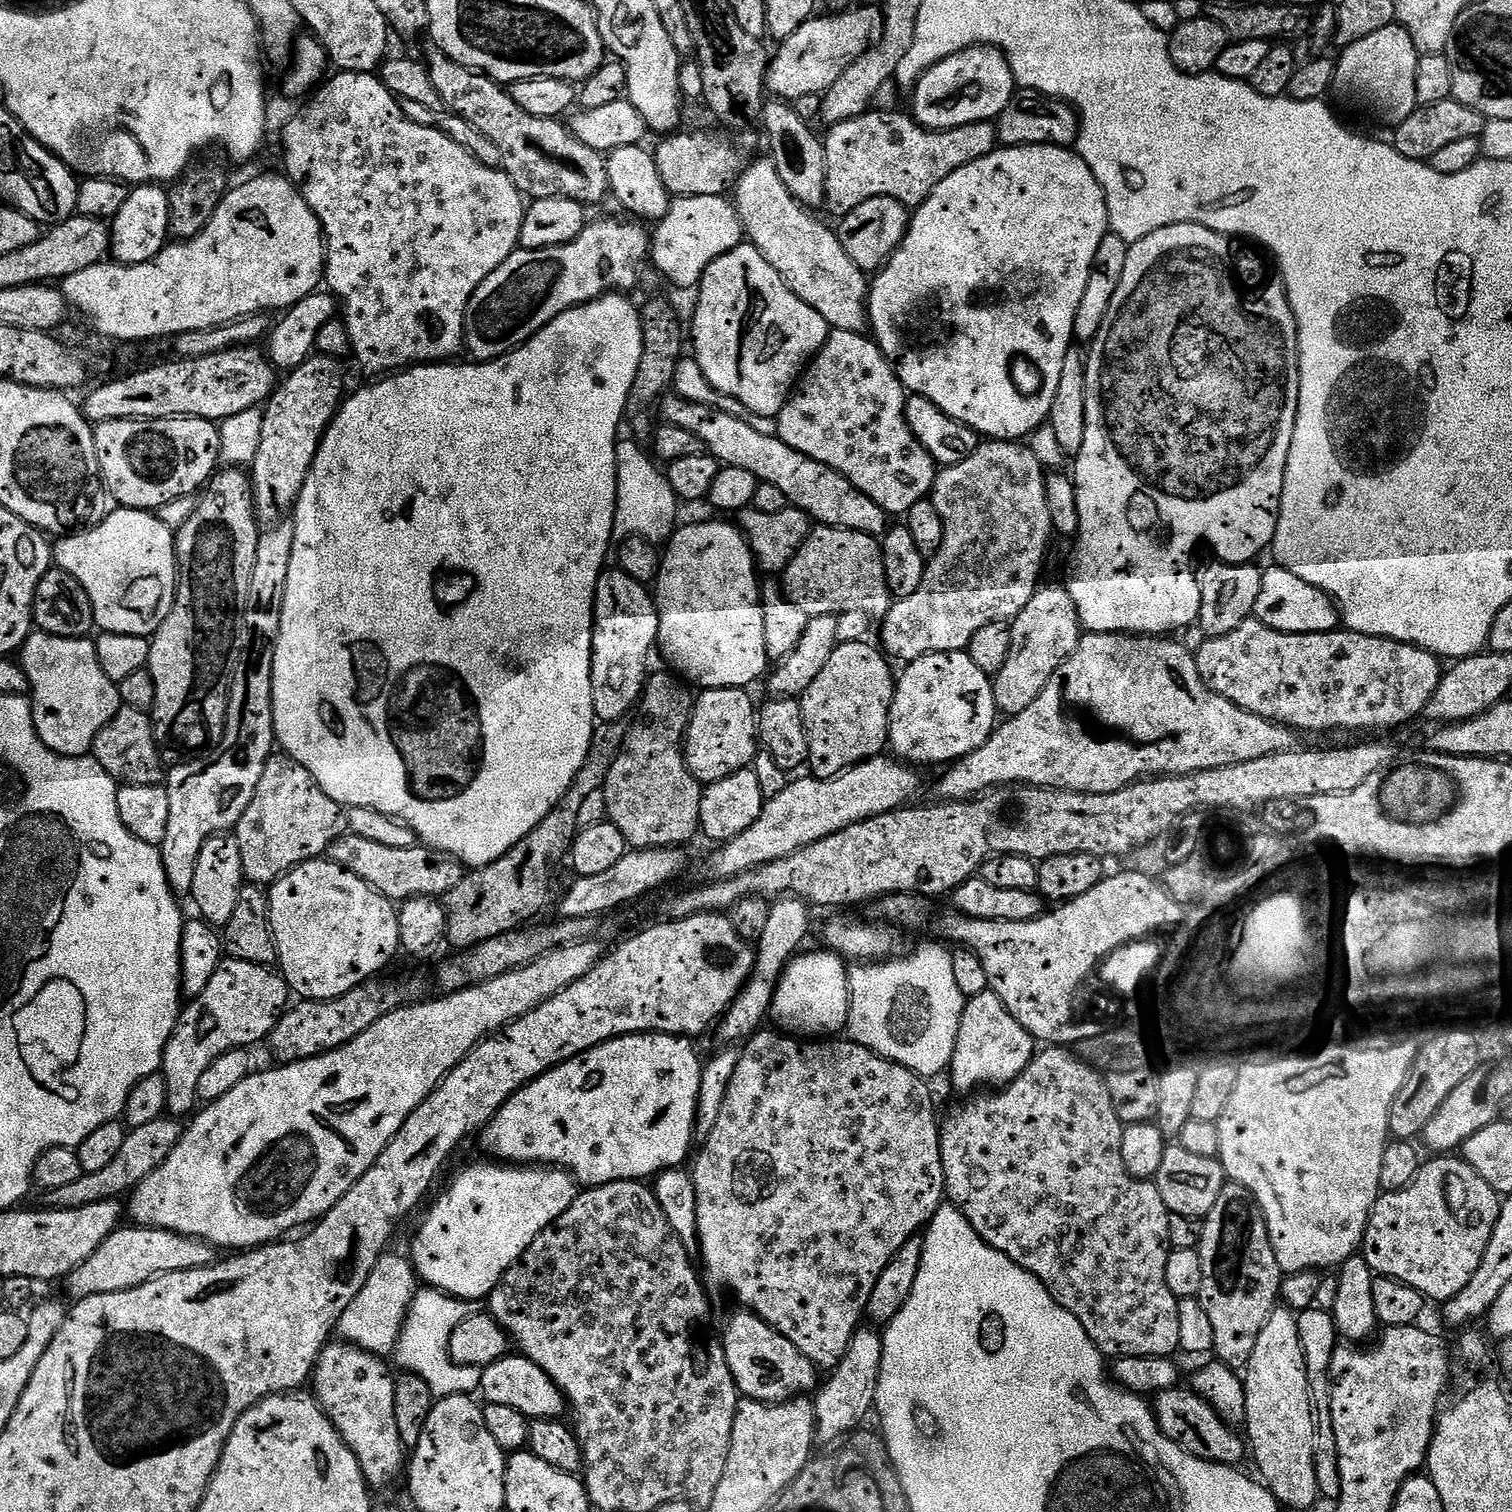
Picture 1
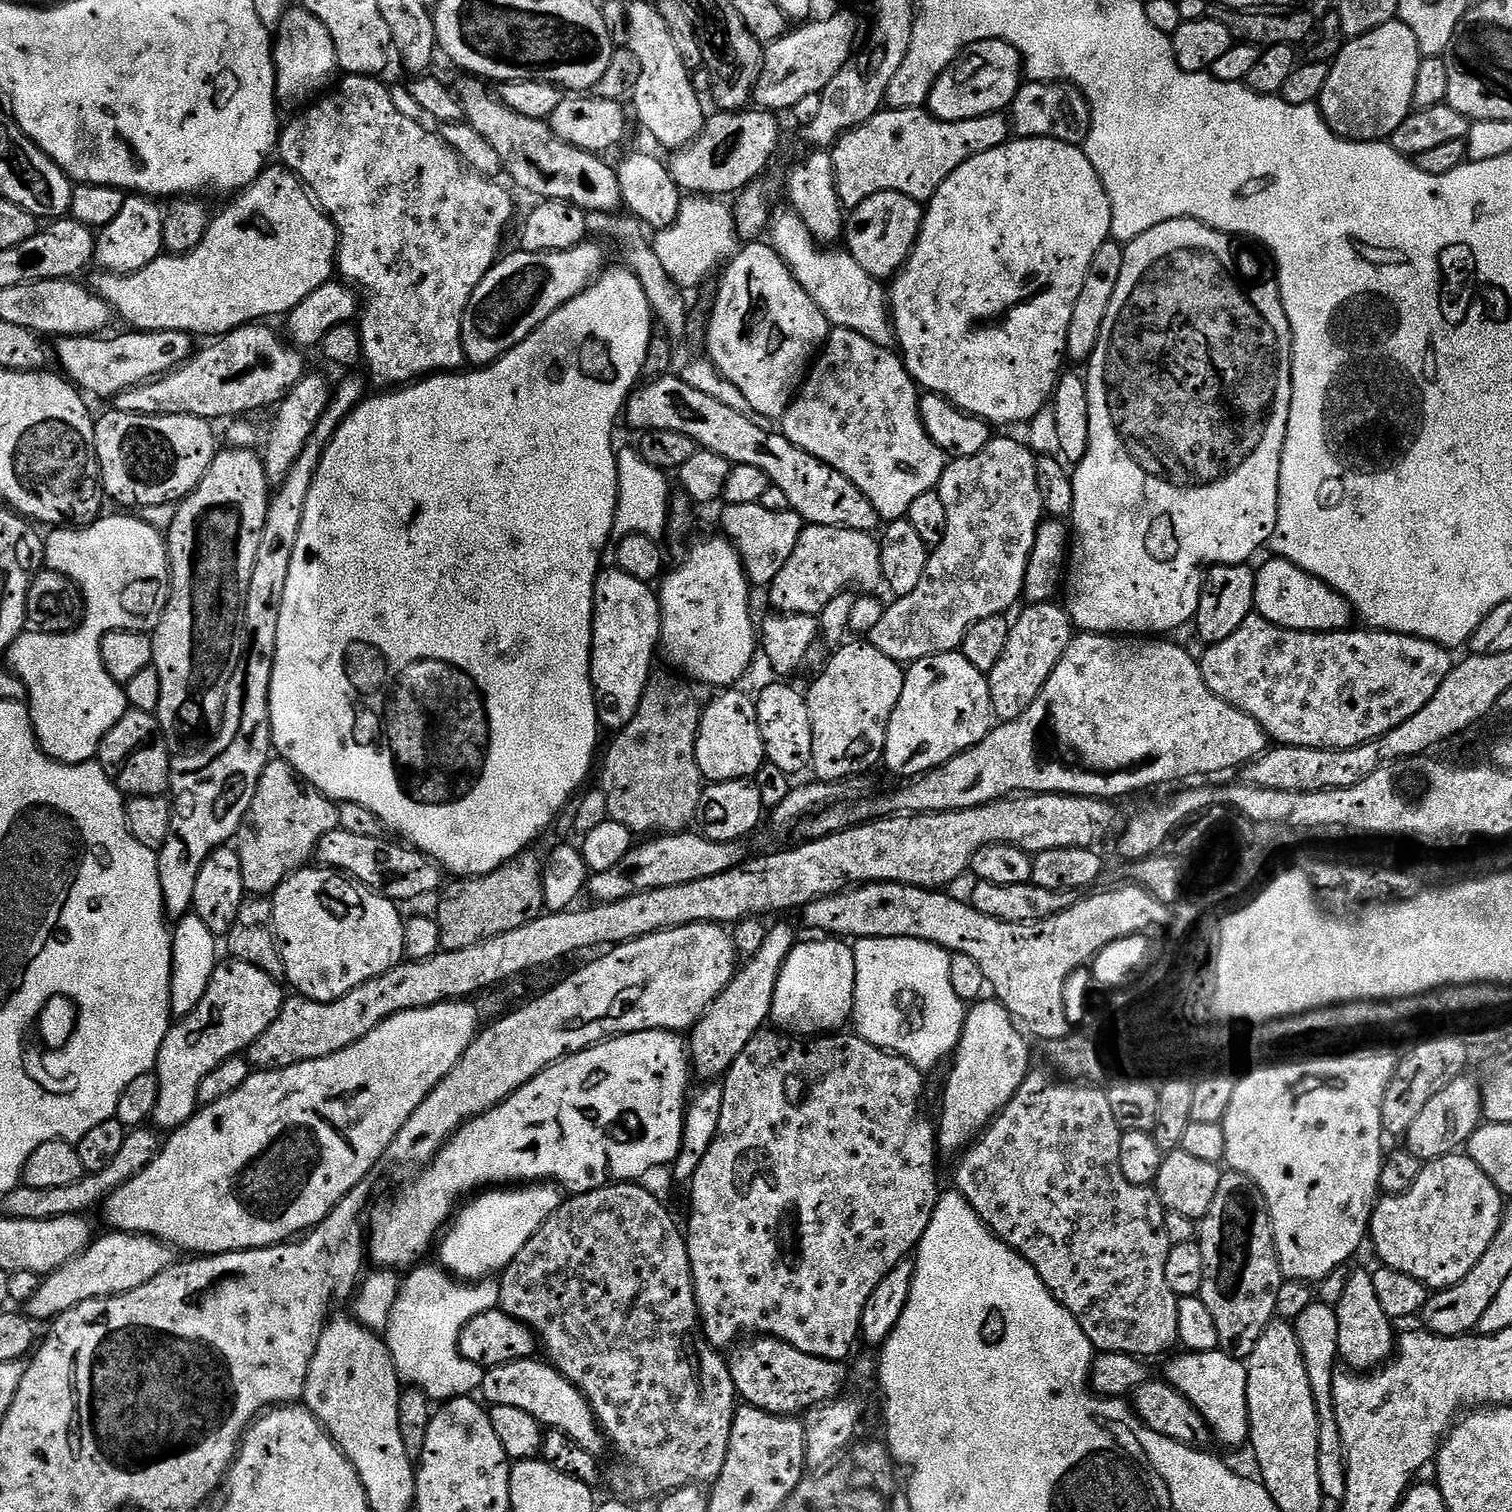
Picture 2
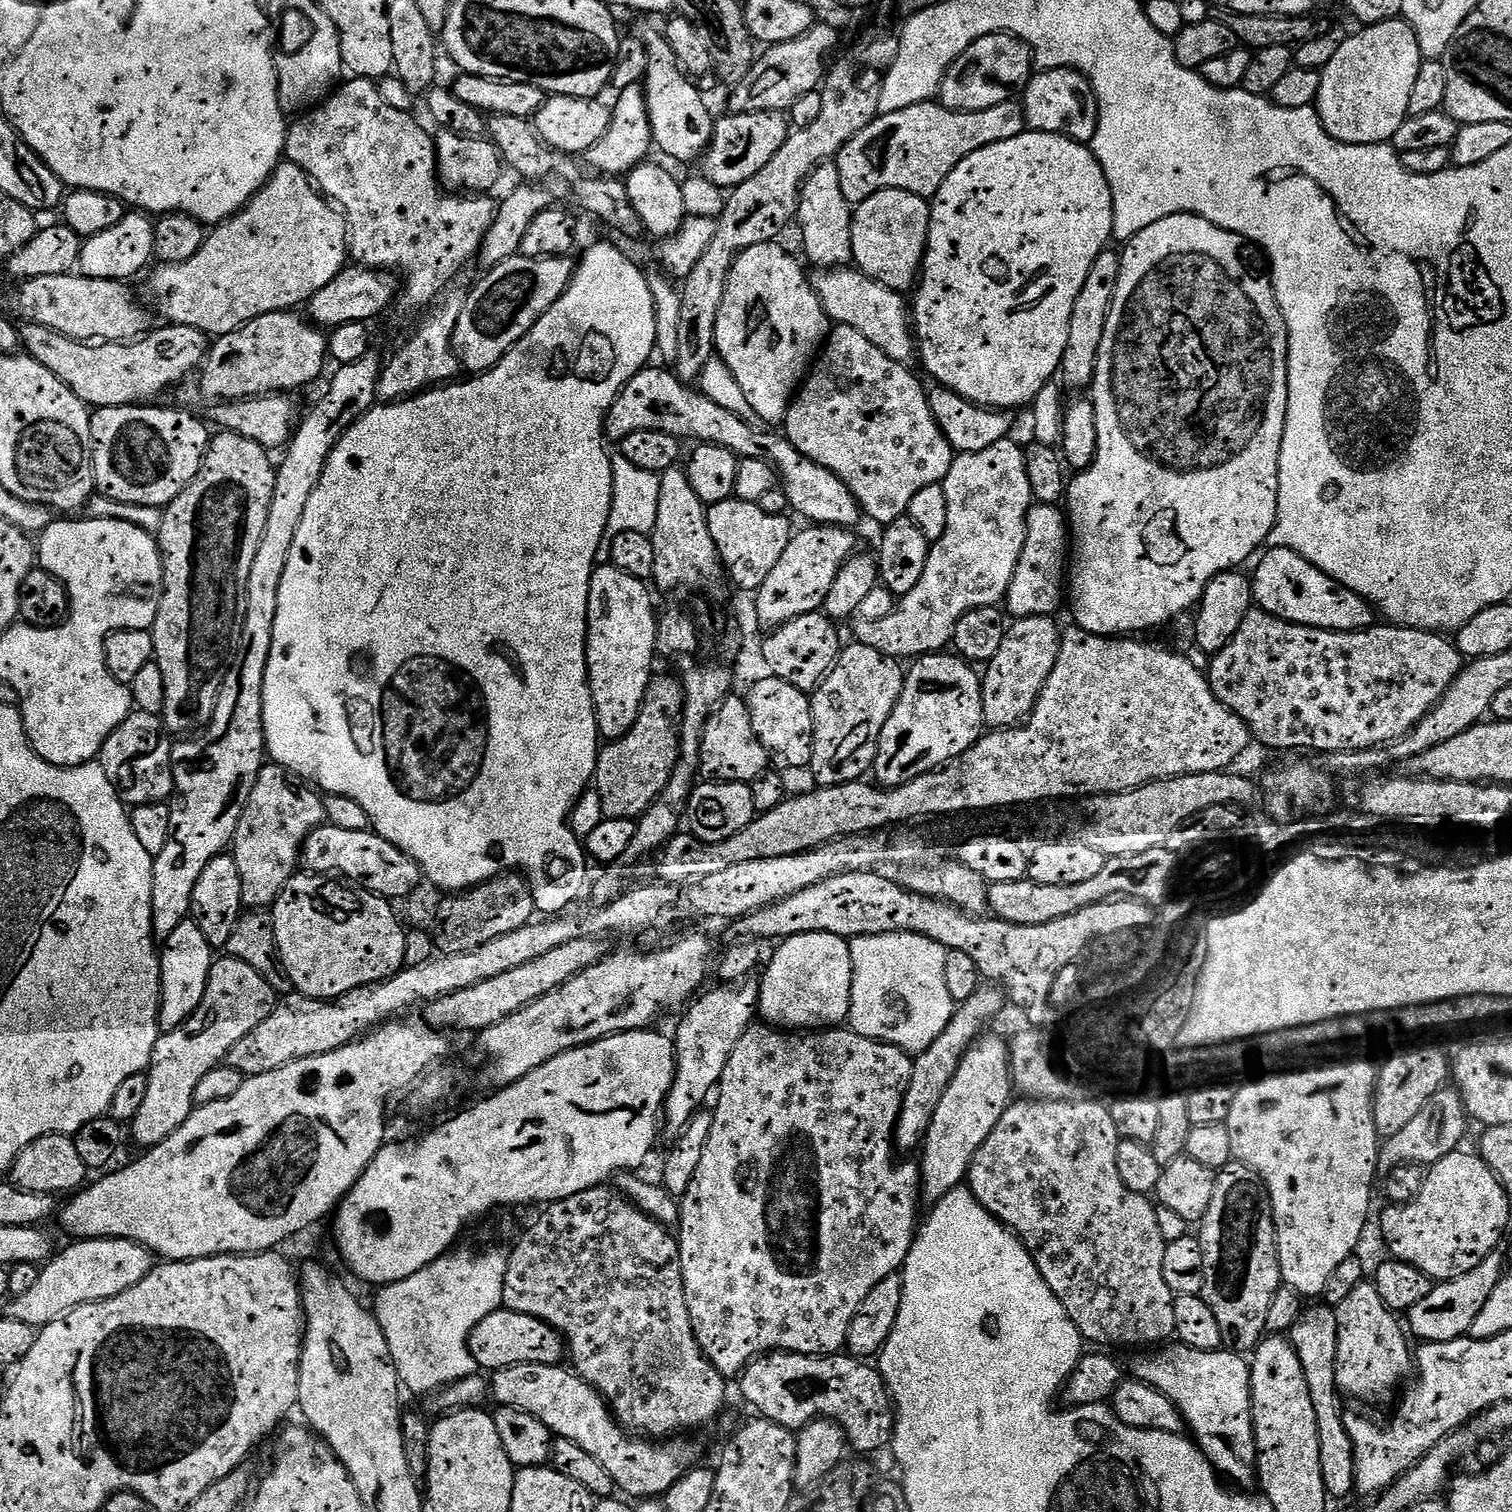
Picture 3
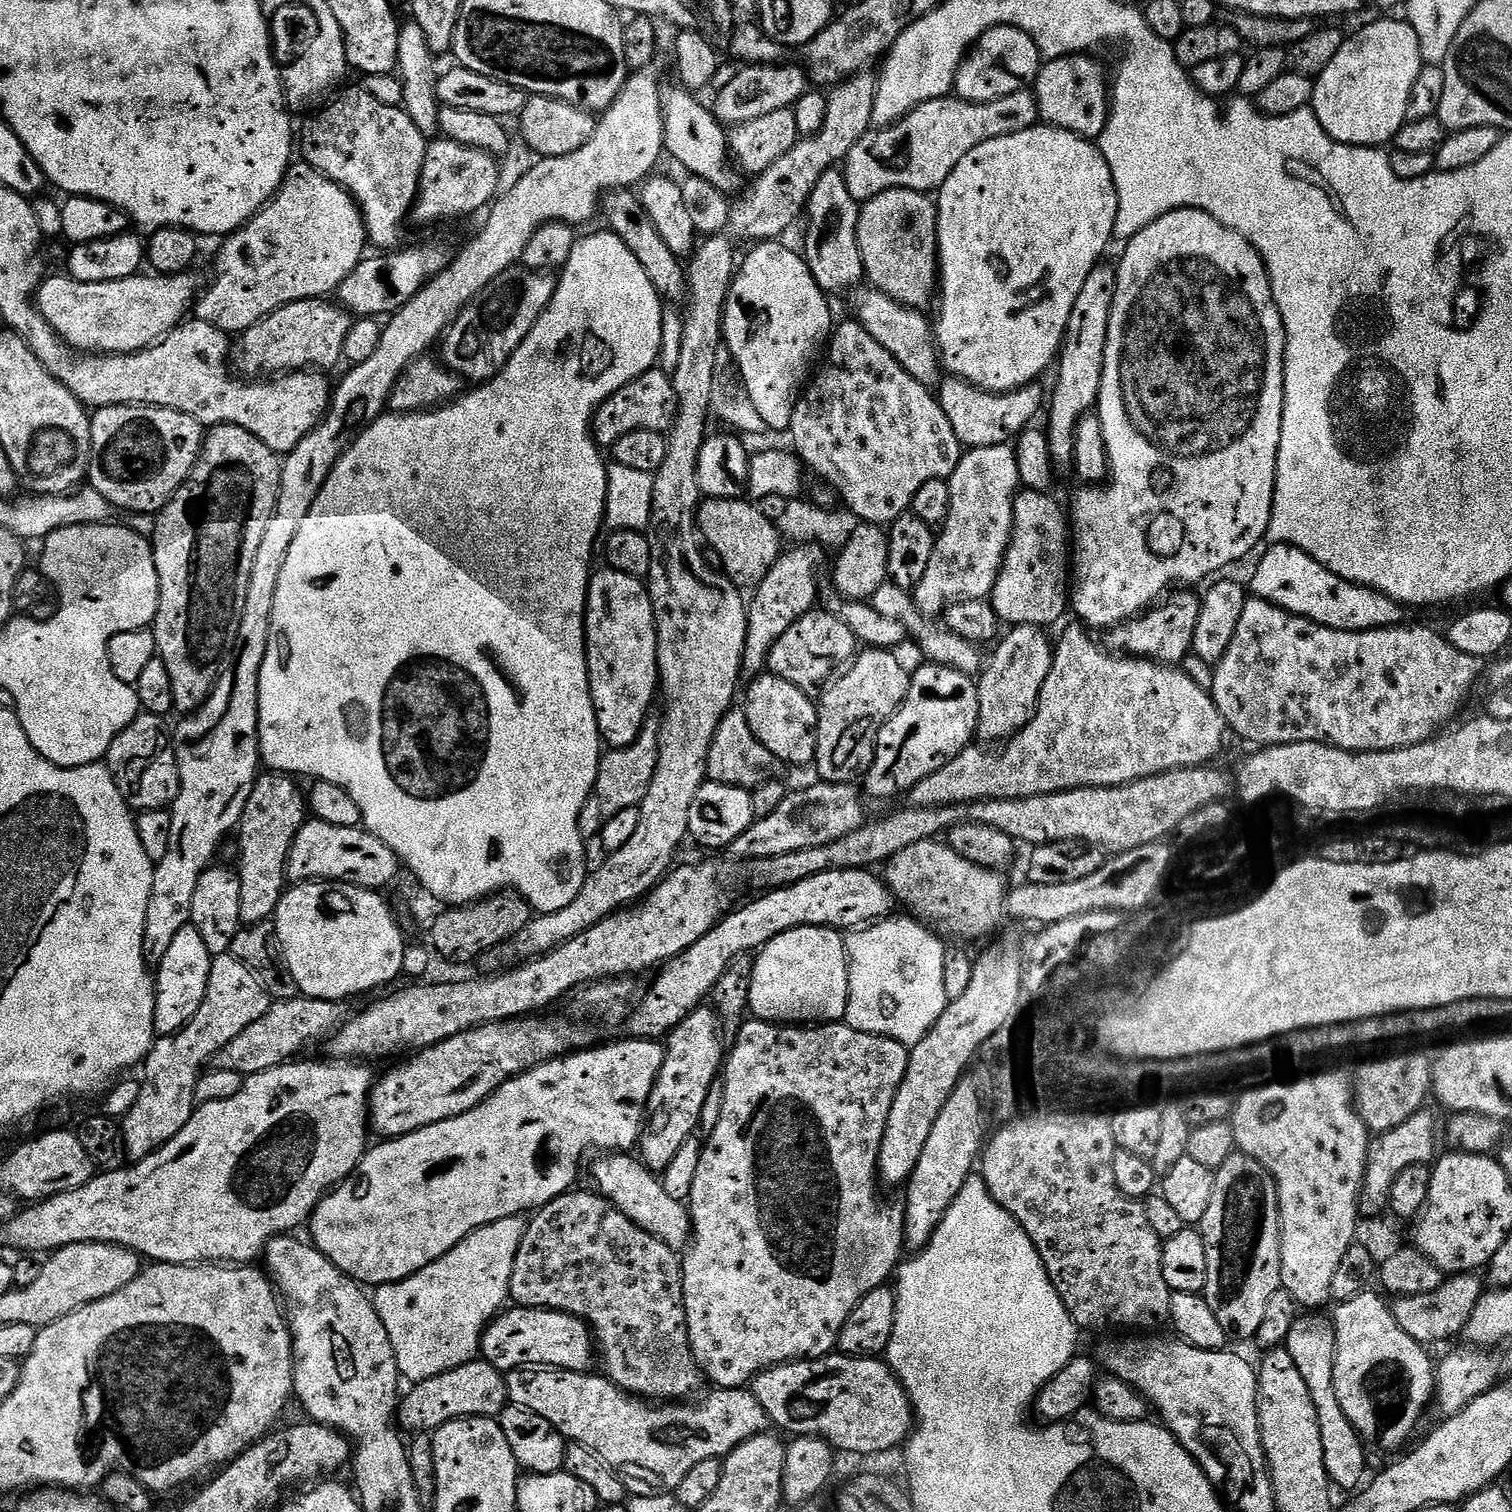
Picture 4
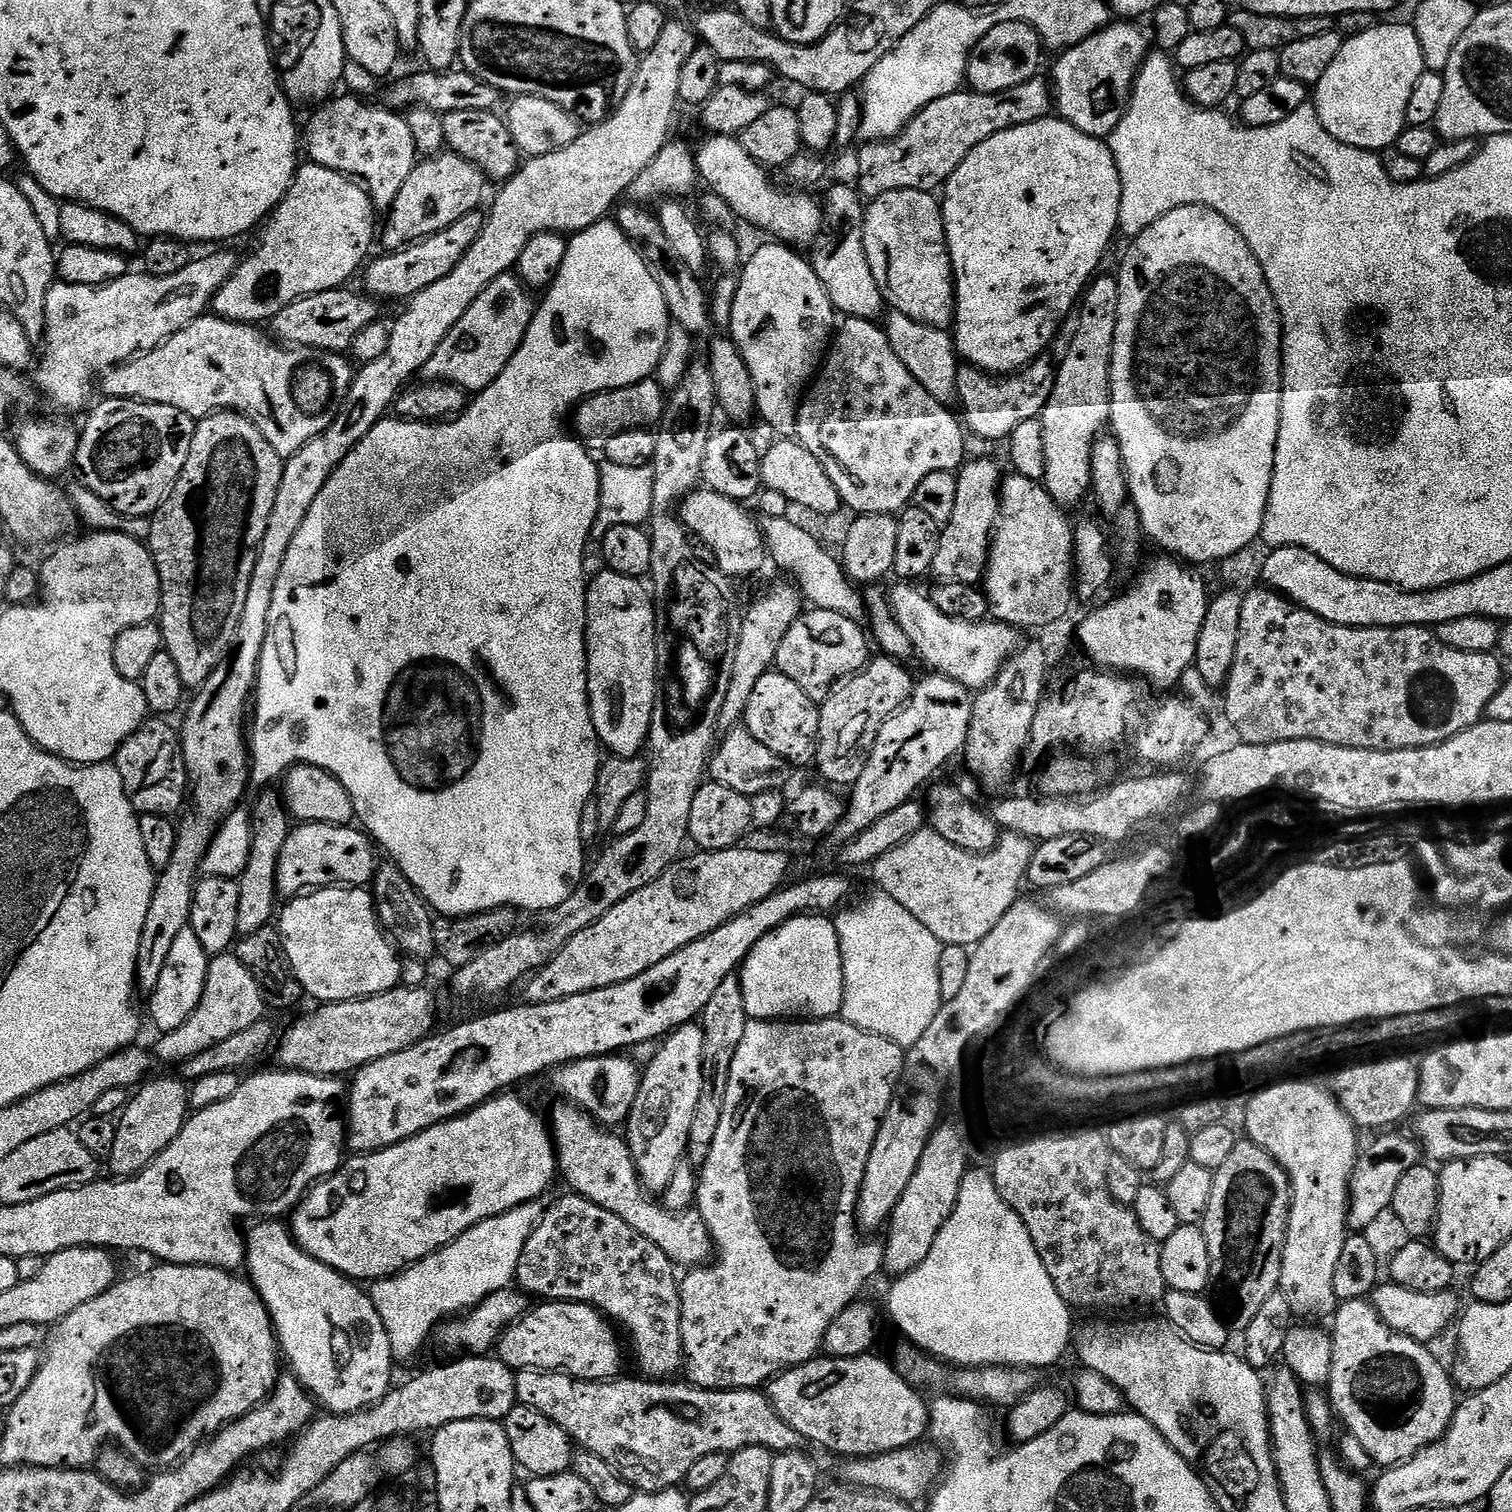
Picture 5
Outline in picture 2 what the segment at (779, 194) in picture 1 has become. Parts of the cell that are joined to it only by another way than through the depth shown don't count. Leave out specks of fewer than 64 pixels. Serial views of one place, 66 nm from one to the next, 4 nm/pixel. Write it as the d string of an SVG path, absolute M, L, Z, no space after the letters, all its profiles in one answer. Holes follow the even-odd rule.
M777 211L770 221L770 236L771 232L770 243L772 247L788 263L789 270L802 286L802 290L806 290L806 294L810 294L810 298L814 298L818 310L822 310L822 314L826 314L832 328L854 330L854 334L862 334L862 338L870 338L870 342L874 342L878 346L893 347L894 333L890 315L890 296L881 281L877 280L875 276L866 274L866 270L862 270L862 266L858 266L858 262L854 262L854 258L847 250L832 252L836 250L816 243L810 230L806 230L806 222L802 222L802 218L794 211Z

